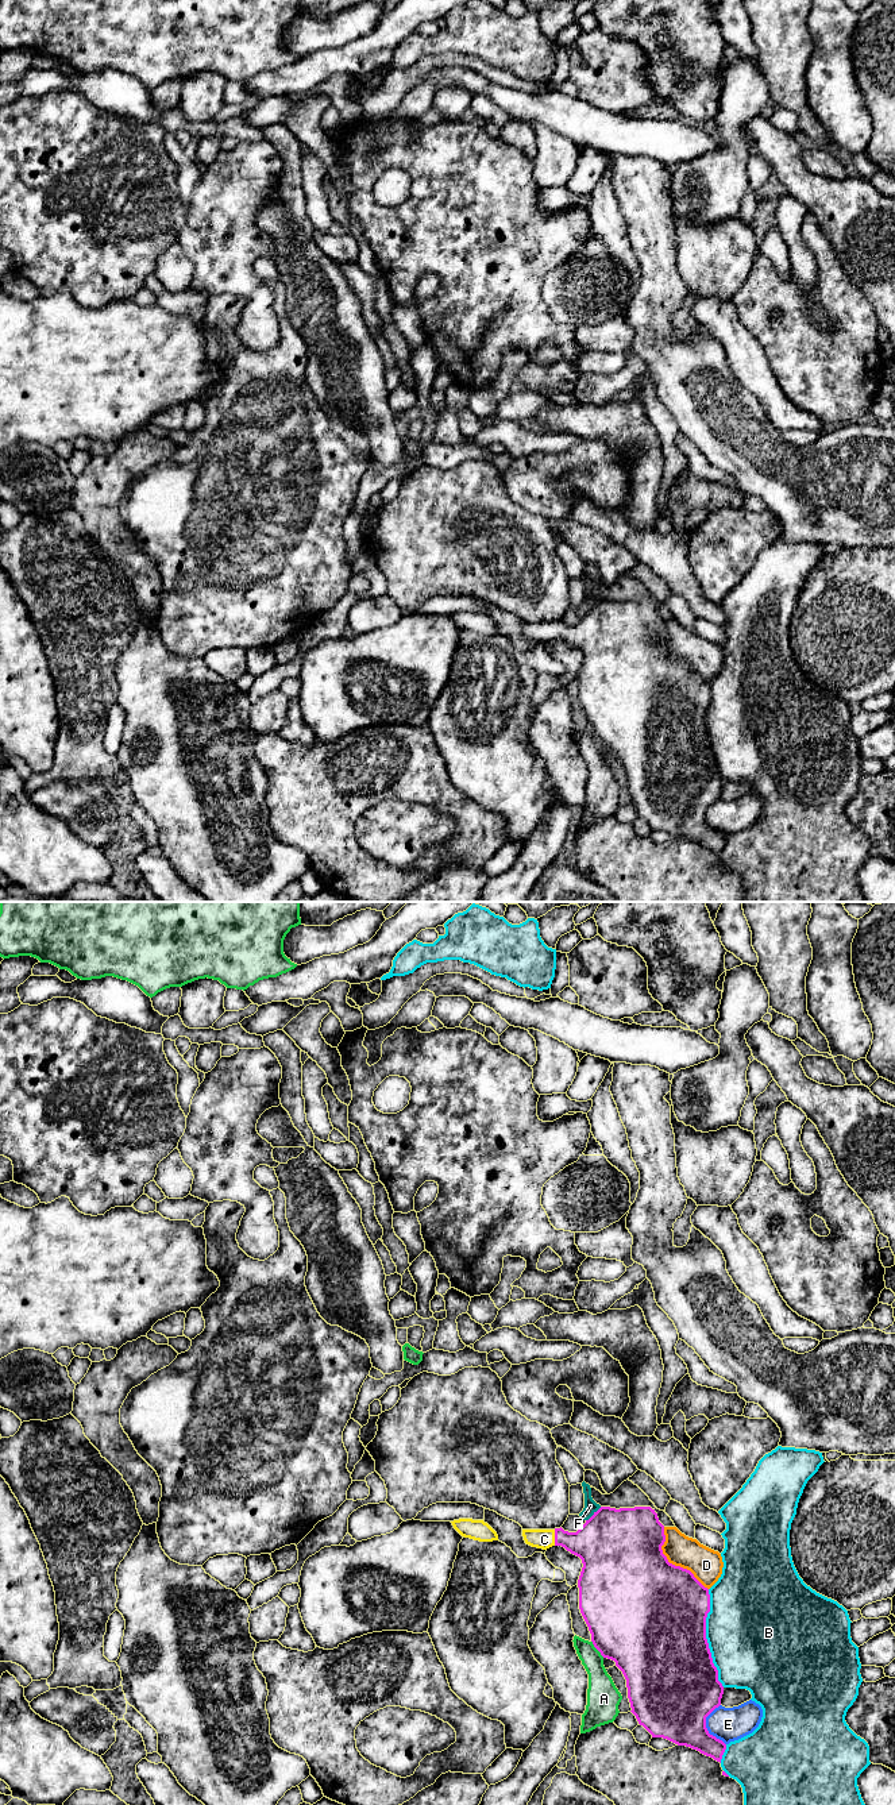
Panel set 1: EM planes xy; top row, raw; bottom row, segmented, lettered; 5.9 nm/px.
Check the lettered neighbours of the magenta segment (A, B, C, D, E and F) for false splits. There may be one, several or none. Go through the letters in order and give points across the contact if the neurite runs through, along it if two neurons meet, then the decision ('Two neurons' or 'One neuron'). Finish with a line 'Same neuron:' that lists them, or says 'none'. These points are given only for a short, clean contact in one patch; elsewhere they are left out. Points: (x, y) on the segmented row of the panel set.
A: Boundary: xy (591, 1640), (593, 1646), (604, 1657). Two neurons
B: Two neurons
C: One neuron
D: Two neurons
E: Two neurons
F: Boundary: xy (601, 1507), (586, 1520). Two neurons
Same neuron: C

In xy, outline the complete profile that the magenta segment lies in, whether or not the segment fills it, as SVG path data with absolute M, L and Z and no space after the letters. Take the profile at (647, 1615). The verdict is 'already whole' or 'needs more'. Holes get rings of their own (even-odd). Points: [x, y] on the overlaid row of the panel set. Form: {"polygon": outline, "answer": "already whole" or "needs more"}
{"polygon": "M601 1507L576 1531L522 1530L526 1544L547 1550L562 1546L582 1559L578 1580L579 1609L591 1634L594 1647L603 1658L616 1662L626 1679L632 1713L652 1737L663 1737L686 1746L721 1763L726 1744L710 1735L706 1717L721 1705L724 1686L713 1663L706 1639L706 1617L710 1612L710 1594L694 1574L668 1562L661 1546L666 1542L664 1526L651 1507Z", "answer": "needs more"}

